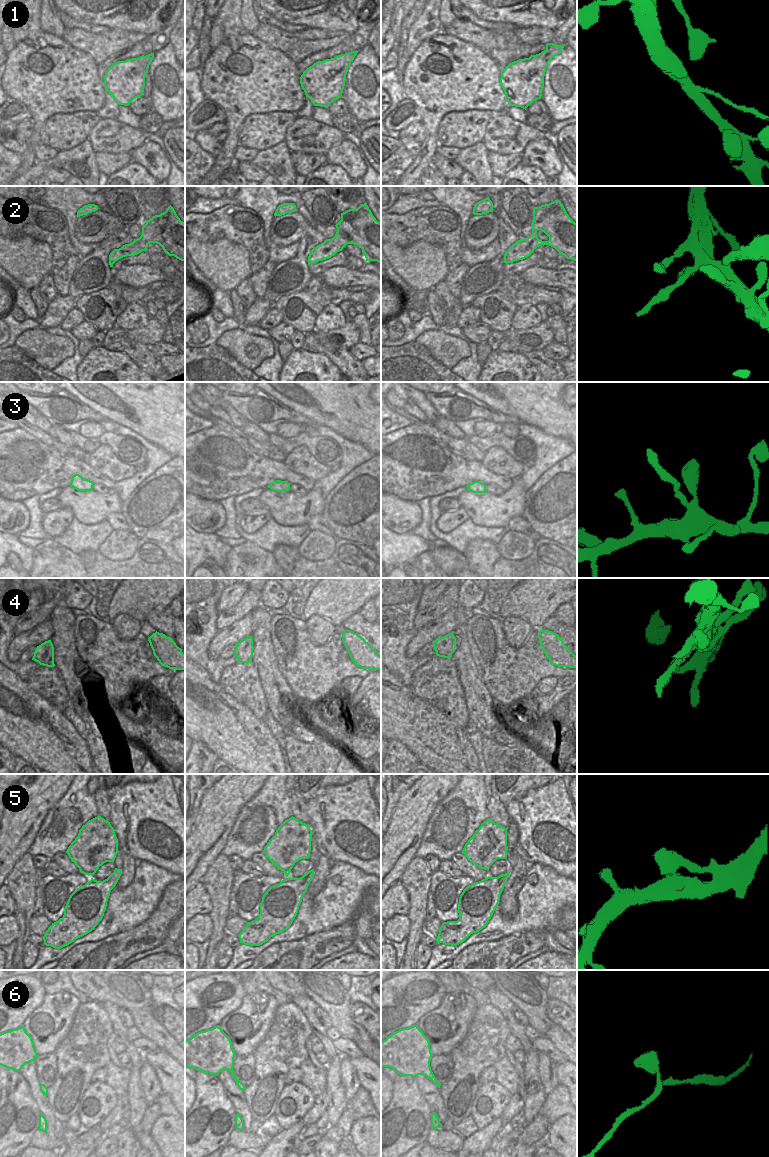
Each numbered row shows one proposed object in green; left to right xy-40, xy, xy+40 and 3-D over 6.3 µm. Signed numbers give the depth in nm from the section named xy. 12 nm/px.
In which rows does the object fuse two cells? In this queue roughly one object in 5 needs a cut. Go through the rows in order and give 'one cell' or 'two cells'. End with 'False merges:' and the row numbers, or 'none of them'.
1: two cells
2: one cell
3: two cells
4: two cells
5: one cell
6: one cell
False merges: 1, 3, 4

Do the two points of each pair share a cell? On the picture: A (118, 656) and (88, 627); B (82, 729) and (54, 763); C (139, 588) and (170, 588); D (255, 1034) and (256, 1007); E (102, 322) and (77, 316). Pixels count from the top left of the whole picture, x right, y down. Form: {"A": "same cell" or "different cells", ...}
{"A": "same cell", "B": "different cells", "C": "same cell", "D": "same cell", "E": "different cells"}

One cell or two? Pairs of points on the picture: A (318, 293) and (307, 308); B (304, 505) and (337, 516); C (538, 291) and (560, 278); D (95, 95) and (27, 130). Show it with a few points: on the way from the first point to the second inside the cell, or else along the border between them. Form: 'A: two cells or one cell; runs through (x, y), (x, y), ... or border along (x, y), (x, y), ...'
A: two cells; border along (302, 290), (323, 306)
B: two cells; border along (325, 498), (321, 514)
C: two cells; border along (521, 277), (529, 283), (539, 284), (543, 287)
D: two cells; border along (31, 119), (33, 133), (28, 139)

